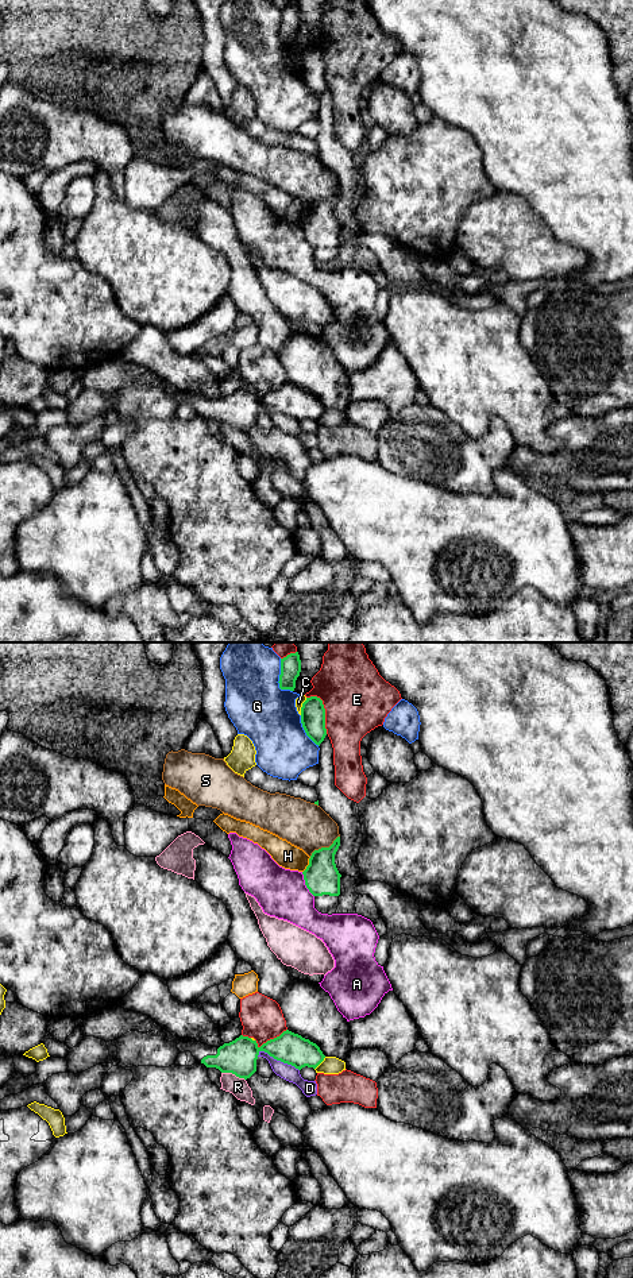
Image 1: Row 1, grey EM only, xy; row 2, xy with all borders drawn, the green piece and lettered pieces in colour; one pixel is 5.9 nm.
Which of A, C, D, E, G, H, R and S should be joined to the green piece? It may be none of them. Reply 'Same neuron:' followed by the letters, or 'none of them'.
Same neuron: none of them

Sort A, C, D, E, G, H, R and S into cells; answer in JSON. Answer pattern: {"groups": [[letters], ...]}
{"groups": [["A"], ["C"], ["D"], ["E"], ["G"], ["H"], ["R"], ["S"]]}

